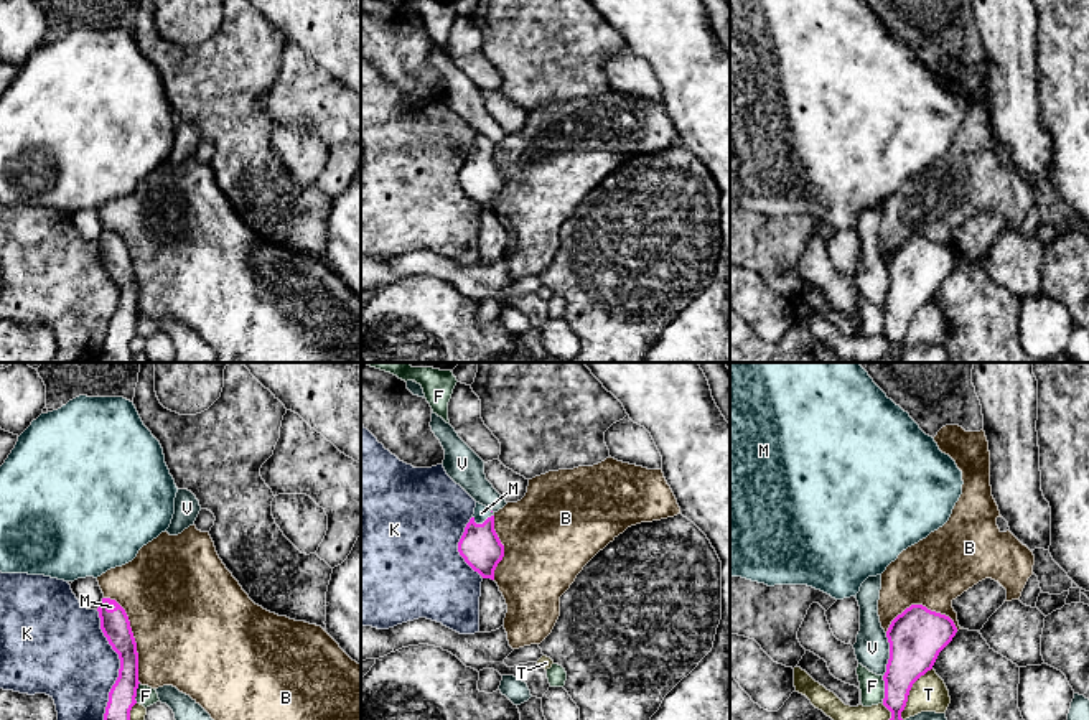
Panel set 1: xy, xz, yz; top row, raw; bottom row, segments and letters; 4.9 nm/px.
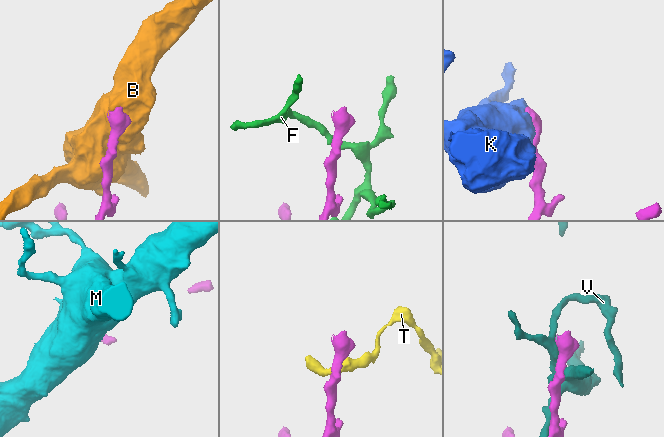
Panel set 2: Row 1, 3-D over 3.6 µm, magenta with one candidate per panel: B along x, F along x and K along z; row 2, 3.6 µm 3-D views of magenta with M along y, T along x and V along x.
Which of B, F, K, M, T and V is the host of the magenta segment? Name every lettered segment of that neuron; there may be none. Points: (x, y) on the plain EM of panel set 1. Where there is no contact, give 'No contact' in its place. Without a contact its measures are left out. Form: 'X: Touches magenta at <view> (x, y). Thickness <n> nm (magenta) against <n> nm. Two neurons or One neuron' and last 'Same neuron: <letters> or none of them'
B: Touches magenta at xy (132, 267). Thickness 140 nm (magenta) against 480 nm. Two neurons
F: Touches magenta at yz (885, 320). Thickness 240 nm (magenta) against 120 nm. Two neurons
K: Touches magenta at xy (119, 302). Thickness 140 nm (magenta) against 400 nm. Two neurons
M: Touches magenta at xz (485, 152). Thickness 200 nm (magenta) against 80 nm. One neuron
T: Touches magenta at yz (908, 323). Thickness 260 nm (magenta) against 180 nm. Two neurons
V: Touches magenta at yz (890, 285). Thickness 280 nm (magenta) against 170 nm. Two neurons
Same neuron: M

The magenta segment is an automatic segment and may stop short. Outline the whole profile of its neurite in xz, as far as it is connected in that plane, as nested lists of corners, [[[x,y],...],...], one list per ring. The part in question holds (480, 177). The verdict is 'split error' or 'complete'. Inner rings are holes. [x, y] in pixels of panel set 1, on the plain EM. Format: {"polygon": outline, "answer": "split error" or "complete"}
{"polygon": [[[476,133],[474,145],[458,173],[465,193],[483,209],[494,211],[494,201],[504,188],[504,176],[494,161],[494,143]]], "answer": "split error"}

